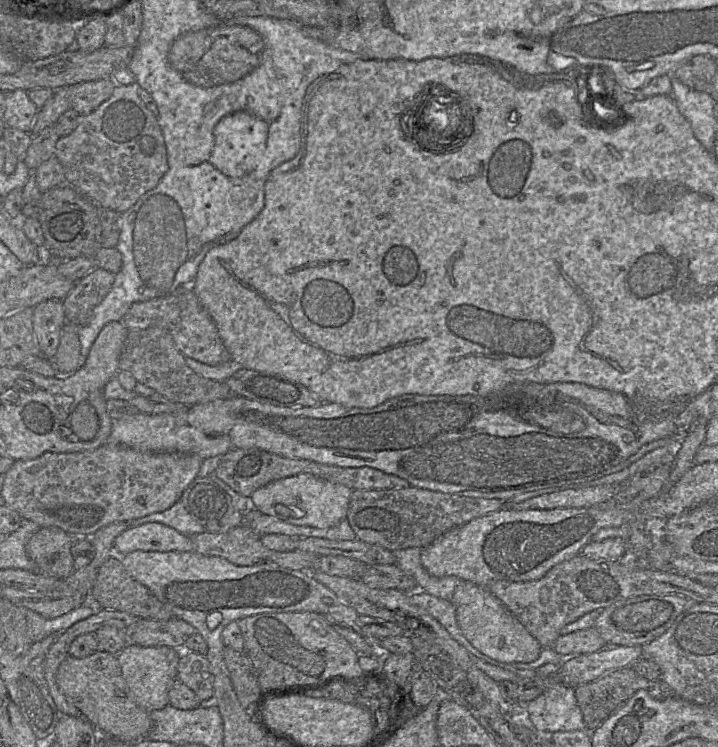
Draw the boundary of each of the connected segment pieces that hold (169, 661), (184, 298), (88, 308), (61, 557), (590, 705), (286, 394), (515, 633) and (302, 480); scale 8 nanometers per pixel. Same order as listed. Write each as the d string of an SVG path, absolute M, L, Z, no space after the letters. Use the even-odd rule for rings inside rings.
M127 644L117 659L133 701L147 711L160 710L169 704L168 692L177 679L181 650L169 646L140 646Z
M182 285L171 294L148 301L135 302L122 319L128 331L159 327L173 337L175 346L185 356L208 365L219 365L232 361L225 348L218 329L199 302L191 285Z
M94 268L76 281L70 292L62 300L65 323L69 322L77 327L87 325L93 310L108 294L114 280L114 273L102 268Z
M42 527L30 537L25 550L37 573L65 579L74 571L73 541L74 537L62 529Z
M631 666L615 670L595 681L576 687L576 699L582 711L586 729L594 731L641 689L647 691L656 700L665 700L674 695L673 689L661 678L648 680L637 674Z
M241 367L225 383L236 395L281 407L313 407L322 403L302 384L274 372Z
M460 580L450 602L456 609L457 622L463 635L482 654L504 663L530 663L539 657L542 646L537 639L485 587Z
M301 473L270 482L250 497L250 508L276 517L289 524L329 528L347 517L352 489L339 483L309 474Z

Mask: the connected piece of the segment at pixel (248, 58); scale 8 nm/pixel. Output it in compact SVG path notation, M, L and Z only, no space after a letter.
M213 26L180 35L169 50L169 63L194 86L212 88L230 84L251 73L262 60L263 38L247 26Z

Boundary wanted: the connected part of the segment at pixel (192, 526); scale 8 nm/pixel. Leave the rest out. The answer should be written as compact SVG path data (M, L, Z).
M181 500L166 510L126 522L129 522L130 528L146 522L159 522L190 537L206 531L205 527L187 510Z

